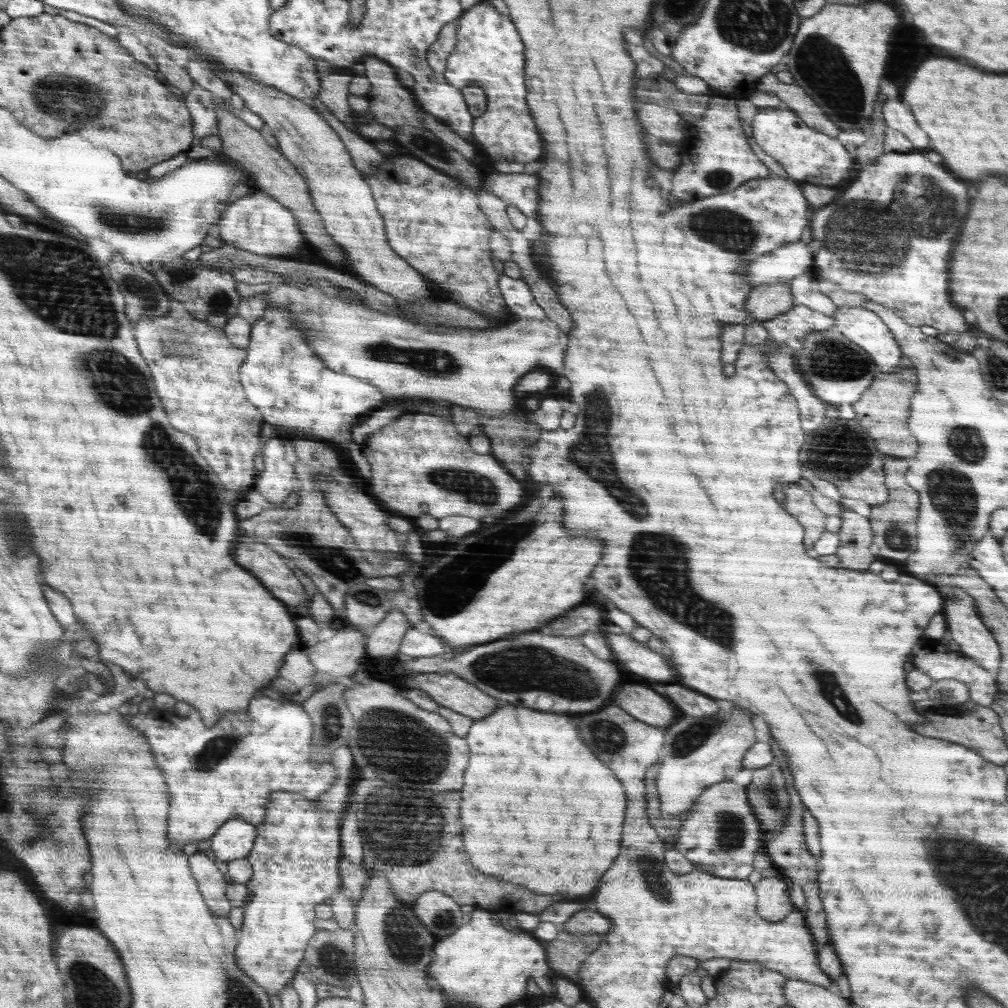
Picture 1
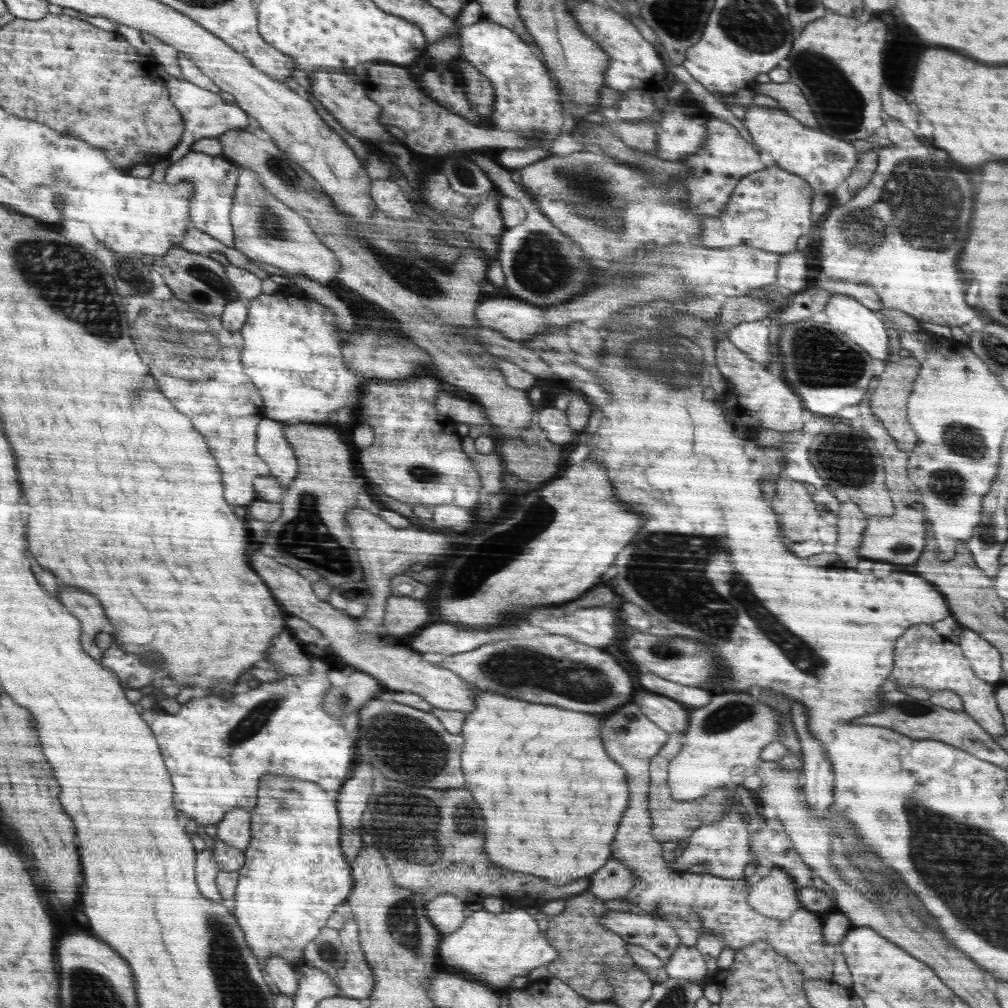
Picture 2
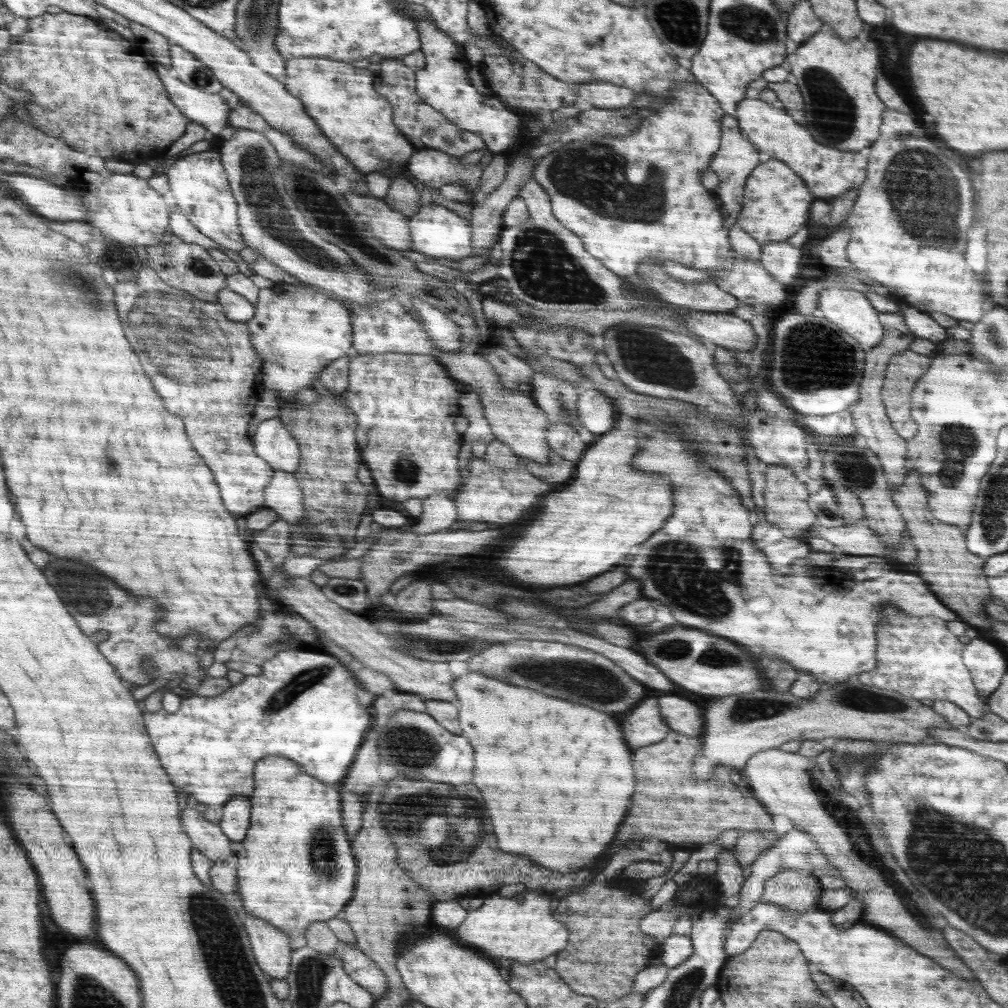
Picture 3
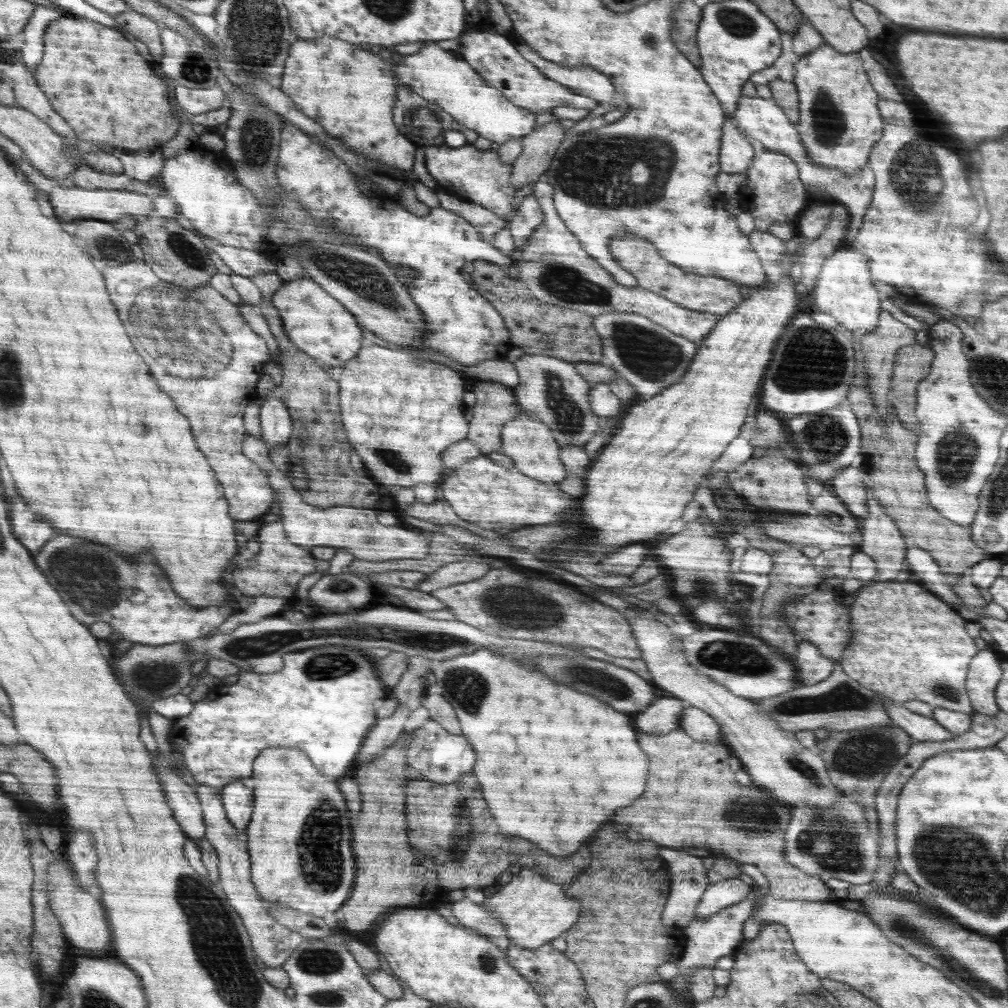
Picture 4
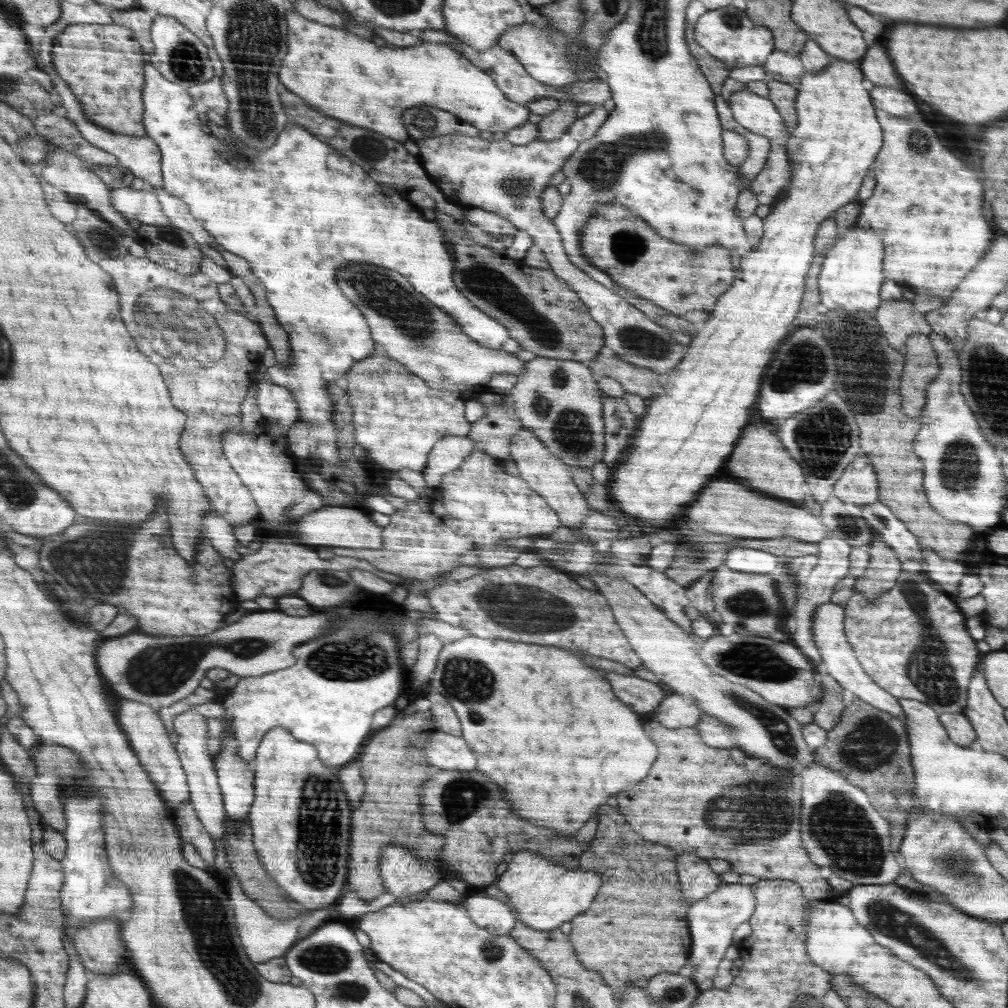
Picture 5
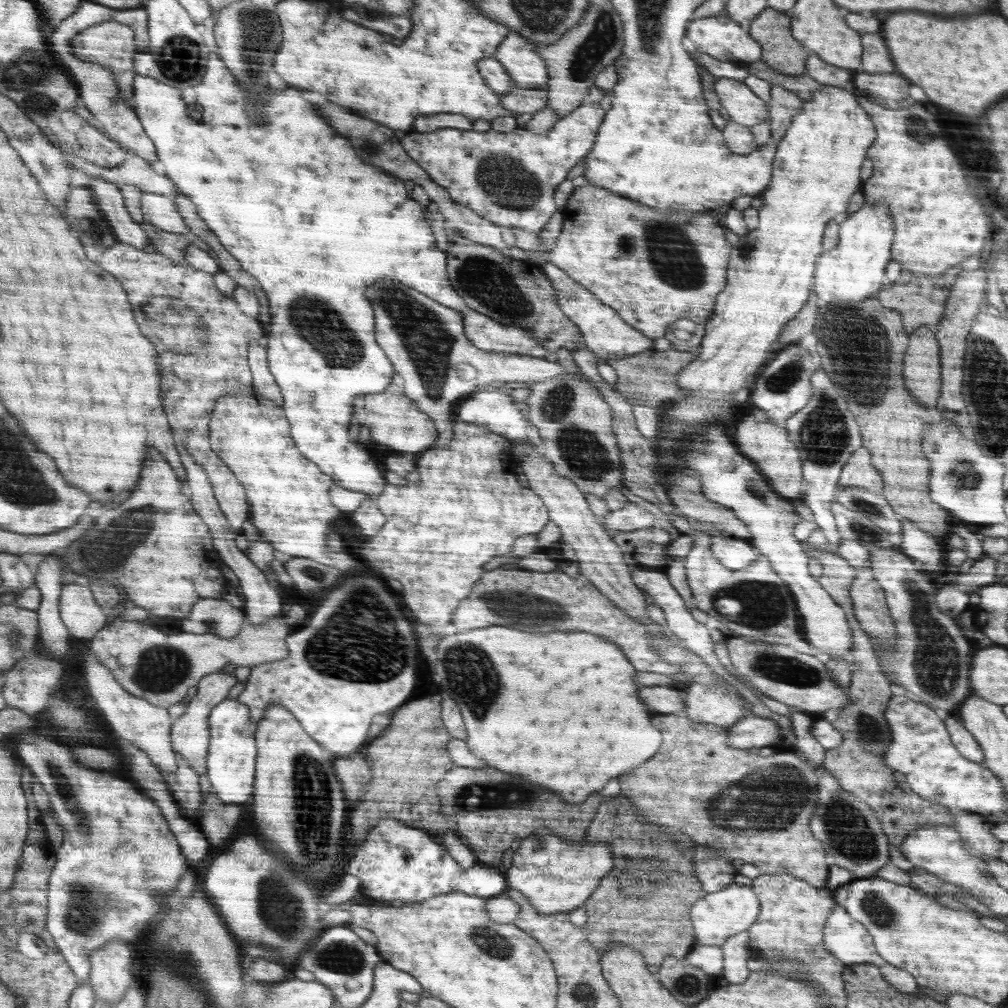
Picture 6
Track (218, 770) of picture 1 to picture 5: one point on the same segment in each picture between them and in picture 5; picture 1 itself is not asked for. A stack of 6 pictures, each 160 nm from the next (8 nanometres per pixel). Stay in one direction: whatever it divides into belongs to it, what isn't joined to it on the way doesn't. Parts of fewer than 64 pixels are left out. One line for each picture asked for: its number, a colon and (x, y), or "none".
2: (218, 748)
3: (306, 705)
4: (322, 701)
5: (327, 698)

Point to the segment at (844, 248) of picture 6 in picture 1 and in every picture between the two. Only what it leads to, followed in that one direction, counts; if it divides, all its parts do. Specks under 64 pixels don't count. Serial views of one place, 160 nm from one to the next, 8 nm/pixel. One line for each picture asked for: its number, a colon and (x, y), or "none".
1: (865, 328)
2: (864, 327)
3: (852, 313)
4: (844, 290)
5: (850, 279)

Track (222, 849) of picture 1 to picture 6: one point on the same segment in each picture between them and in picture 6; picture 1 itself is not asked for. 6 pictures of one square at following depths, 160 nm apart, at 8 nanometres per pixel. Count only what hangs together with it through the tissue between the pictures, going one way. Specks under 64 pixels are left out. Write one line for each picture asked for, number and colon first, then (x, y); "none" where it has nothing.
2: (235, 830)
3: (235, 822)
4: (238, 800)
5: (236, 782)
6: (231, 753)

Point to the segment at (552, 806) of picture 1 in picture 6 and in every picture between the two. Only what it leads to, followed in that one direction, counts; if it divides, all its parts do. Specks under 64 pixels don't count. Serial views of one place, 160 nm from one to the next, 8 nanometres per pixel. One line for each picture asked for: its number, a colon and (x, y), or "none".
2: (541, 776)
3: (553, 770)
4: (574, 760)
5: (515, 701)
6: (562, 710)

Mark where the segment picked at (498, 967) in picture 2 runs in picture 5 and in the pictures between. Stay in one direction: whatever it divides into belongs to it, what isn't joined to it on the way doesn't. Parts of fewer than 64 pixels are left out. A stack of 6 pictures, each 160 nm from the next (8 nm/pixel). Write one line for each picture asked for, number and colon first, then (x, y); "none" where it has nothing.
3: (523, 929)
4: (534, 910)
5: (543, 894)

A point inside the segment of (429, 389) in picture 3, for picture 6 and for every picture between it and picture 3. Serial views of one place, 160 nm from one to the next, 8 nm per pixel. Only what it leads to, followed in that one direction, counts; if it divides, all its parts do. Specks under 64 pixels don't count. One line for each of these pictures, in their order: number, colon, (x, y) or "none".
4: (403, 411)
5: (398, 419)
6: (393, 421)

